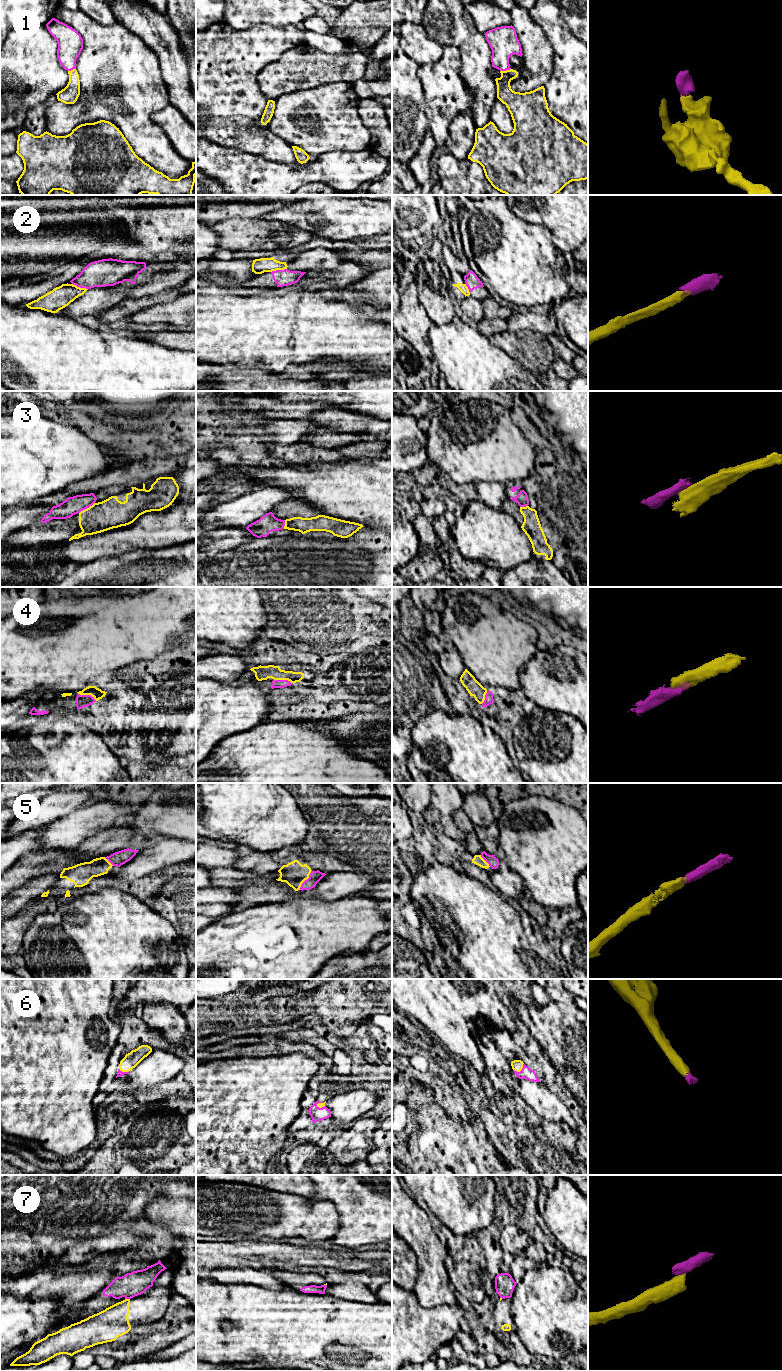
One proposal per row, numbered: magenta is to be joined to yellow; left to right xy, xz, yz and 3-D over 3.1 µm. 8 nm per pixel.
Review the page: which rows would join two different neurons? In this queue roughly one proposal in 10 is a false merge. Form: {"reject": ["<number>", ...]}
{"reject": ["2", "3", "7"]}

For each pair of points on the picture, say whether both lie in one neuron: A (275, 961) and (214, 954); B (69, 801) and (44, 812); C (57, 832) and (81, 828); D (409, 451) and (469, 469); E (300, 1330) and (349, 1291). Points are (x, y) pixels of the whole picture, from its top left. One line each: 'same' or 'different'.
A: same
B: same
C: same
D: different
E: different

